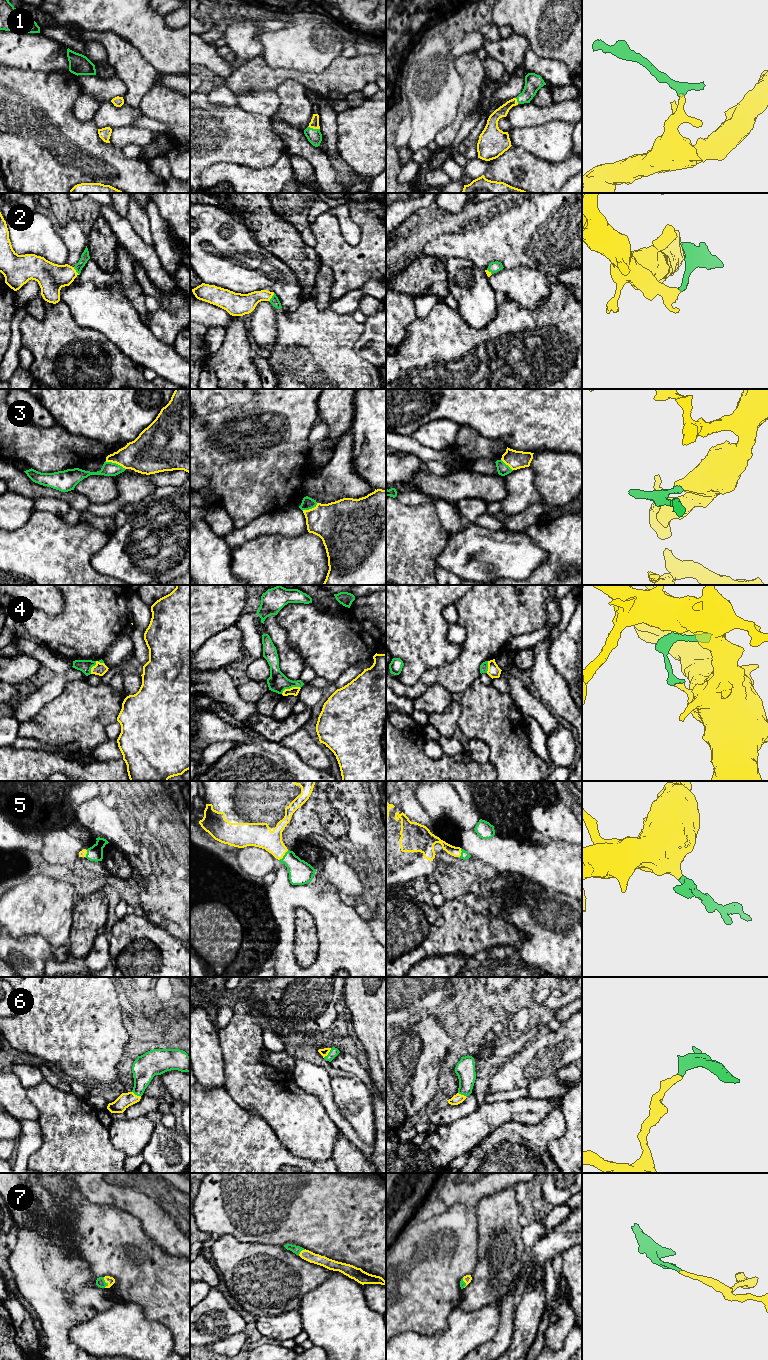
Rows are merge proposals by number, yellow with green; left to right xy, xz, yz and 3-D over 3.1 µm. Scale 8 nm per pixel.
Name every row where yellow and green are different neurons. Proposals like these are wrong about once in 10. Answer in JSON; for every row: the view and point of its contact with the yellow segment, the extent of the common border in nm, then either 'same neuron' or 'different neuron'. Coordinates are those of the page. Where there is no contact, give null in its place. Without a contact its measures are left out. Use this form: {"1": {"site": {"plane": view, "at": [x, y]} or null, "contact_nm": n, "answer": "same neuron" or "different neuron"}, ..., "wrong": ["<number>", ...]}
{"1": {"site": {"plane": "xz", "at": [314, 128]}, "contact_nm": 100, "answer": "same neuron"}, "2": {"site": {"plane": "xz", "at": [271, 297]}, "contact_nm": 80, "answer": "same neuron"}, "3": {"site": {"plane": "xy", "at": [115, 462]}, "contact_nm": 180, "answer": "same neuron"}, "4": {"site": {"plane": "xy", "at": [96, 664]}, "contact_nm": 150, "answer": "same neuron"}, "5": {"site": {"plane": "xz", "at": [284, 854]}, "contact_nm": 120, "answer": "same neuron"}, "6": {"site": {"plane": "xz", "at": [328, 1052]}, "contact_nm": 100, "answer": "same neuron"}, "7": {"site": {"plane": "xy", "at": [105, 1281]}, "contact_nm": 90, "answer": "same neuron"}, "wrong": []}

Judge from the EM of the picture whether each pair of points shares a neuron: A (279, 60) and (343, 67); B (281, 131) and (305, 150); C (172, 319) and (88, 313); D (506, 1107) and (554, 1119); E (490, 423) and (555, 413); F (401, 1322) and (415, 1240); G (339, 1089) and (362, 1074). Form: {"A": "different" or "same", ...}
{"A": "different", "B": "same", "C": "different", "D": "different", "E": "same", "F": "same", "G": "different"}

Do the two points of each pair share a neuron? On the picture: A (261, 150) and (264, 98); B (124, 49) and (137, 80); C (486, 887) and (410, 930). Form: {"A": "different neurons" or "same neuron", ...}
{"A": "different neurons", "B": "same neuron", "C": "same neuron"}

